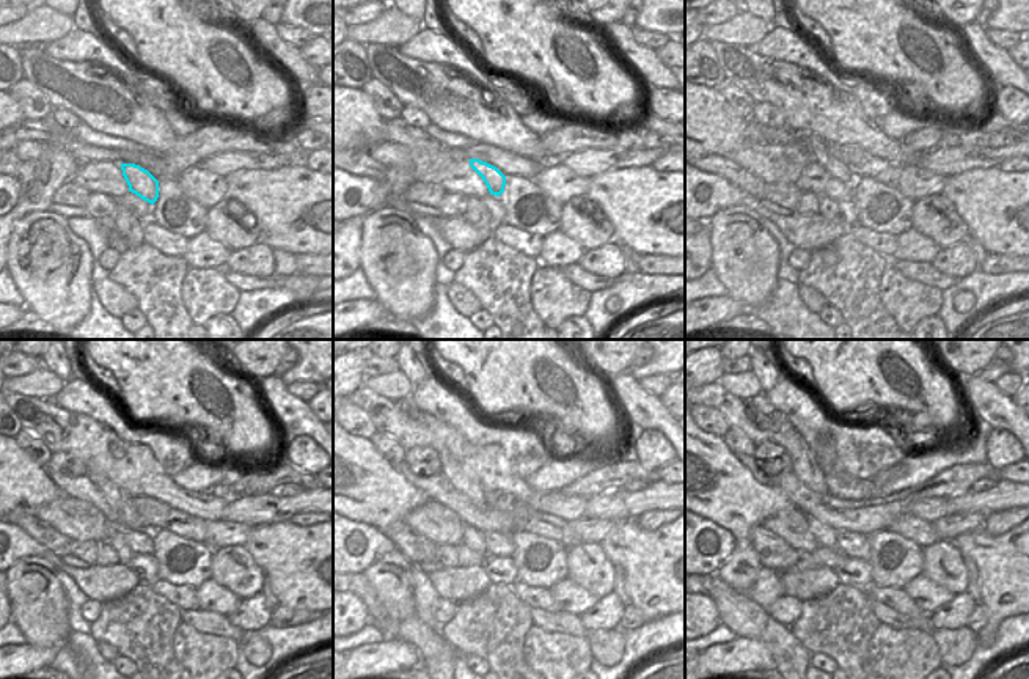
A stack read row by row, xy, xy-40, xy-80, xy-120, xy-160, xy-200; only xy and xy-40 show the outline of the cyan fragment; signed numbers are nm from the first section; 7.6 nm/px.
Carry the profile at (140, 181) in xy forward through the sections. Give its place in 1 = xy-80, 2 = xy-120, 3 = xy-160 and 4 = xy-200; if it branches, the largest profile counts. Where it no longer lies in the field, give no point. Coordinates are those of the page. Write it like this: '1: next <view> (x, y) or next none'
1: next xy-80 (817, 145)
2: next xy-120 (120, 500)
3: next xy-160 (462, 480)
4: next xy-200 (765, 417)

